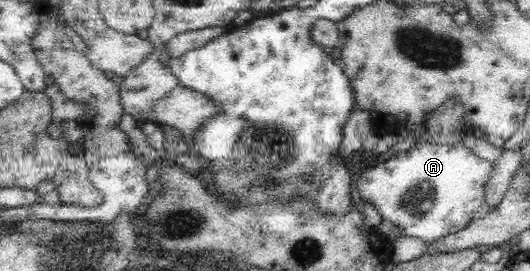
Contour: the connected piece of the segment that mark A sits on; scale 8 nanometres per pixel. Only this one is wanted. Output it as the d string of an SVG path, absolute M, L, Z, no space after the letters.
M420 137L407 151L380 163L367 156L356 187L363 201L375 205L382 219L396 226L400 235L417 237L431 244L465 228L476 211L483 207L484 183L489 180L492 168L488 161L478 158L463 143L428 143L428 139Z

